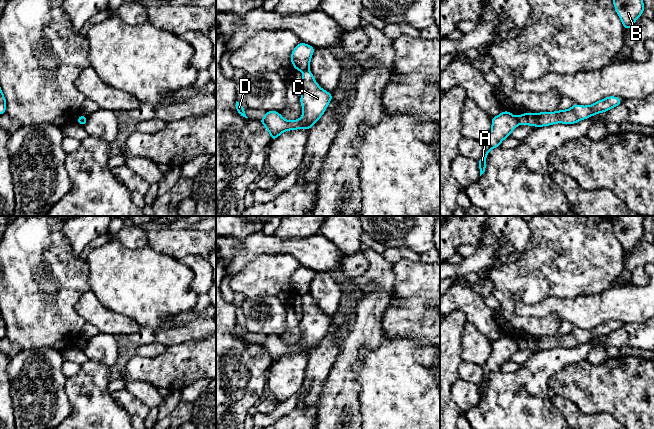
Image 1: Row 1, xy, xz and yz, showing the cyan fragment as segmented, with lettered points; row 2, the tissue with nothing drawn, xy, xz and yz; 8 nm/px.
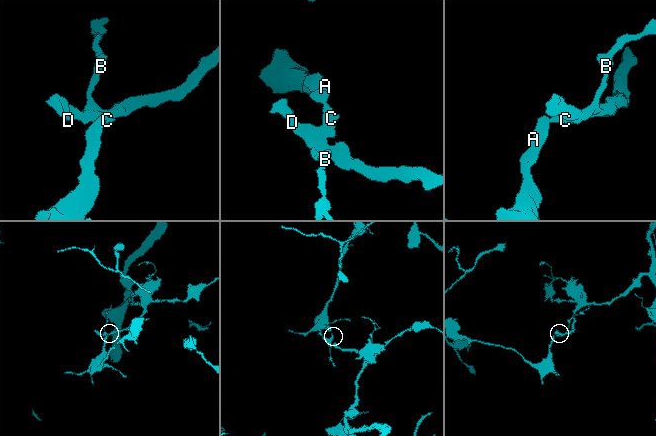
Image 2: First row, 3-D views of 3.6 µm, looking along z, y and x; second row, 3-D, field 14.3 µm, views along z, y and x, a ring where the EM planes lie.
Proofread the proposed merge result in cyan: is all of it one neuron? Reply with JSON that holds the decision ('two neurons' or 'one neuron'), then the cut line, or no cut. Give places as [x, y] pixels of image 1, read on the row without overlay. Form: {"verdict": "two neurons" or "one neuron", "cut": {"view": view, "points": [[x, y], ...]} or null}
{"verdict": "two neurons", "cut": {"view": "yz", "points": [[517, 341], [519, 347]]}}

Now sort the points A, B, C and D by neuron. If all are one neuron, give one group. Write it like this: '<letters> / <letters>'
A / B C D

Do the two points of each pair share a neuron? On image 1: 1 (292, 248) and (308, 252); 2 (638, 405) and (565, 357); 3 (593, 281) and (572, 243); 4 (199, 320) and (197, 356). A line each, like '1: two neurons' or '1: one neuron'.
1: one neuron
2: two neurons
3: one neuron
4: two neurons

